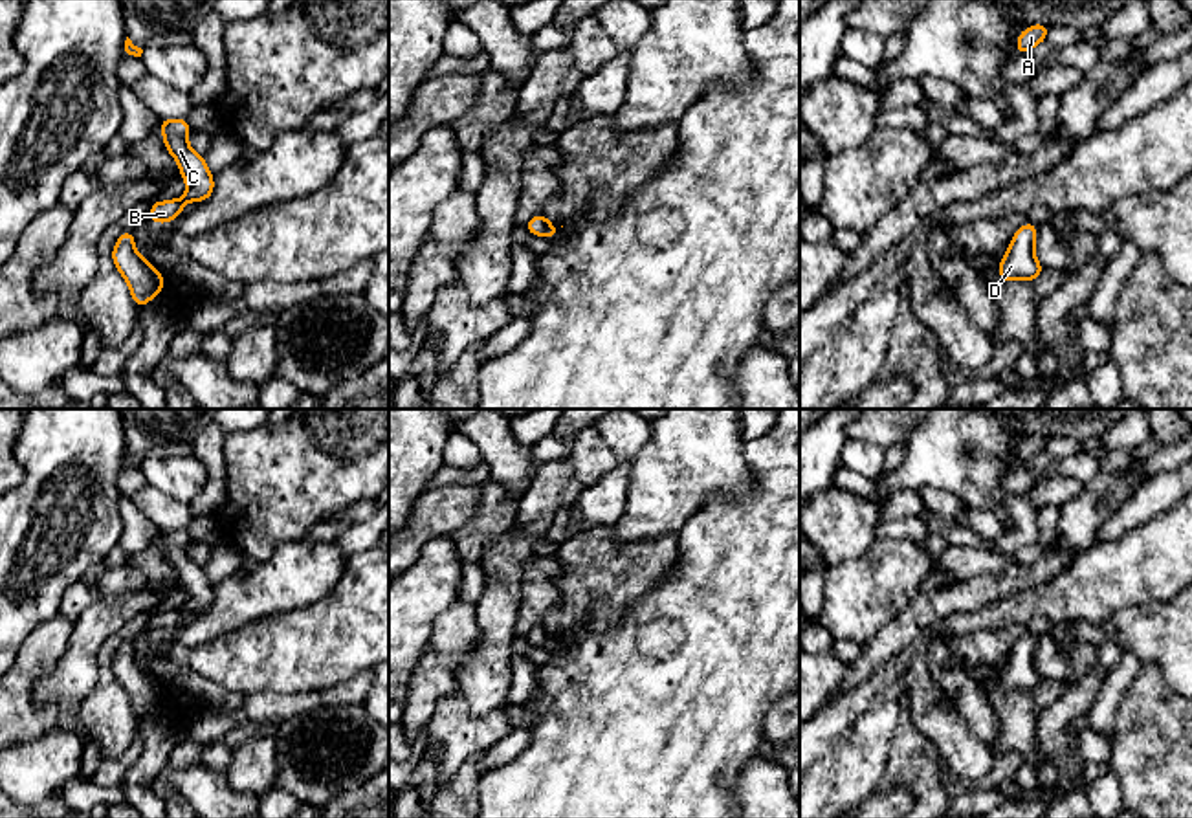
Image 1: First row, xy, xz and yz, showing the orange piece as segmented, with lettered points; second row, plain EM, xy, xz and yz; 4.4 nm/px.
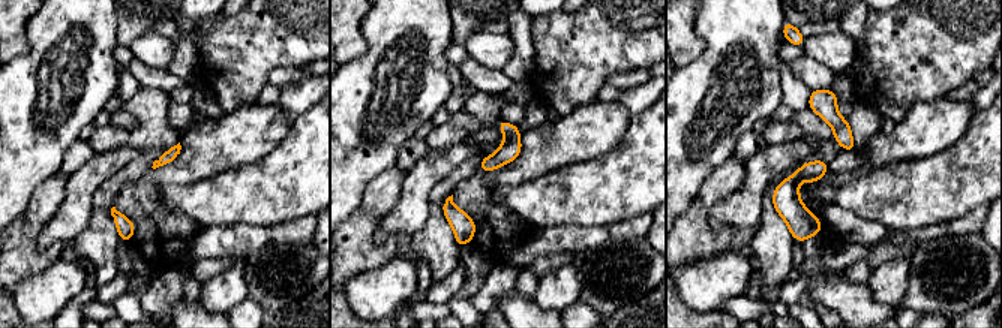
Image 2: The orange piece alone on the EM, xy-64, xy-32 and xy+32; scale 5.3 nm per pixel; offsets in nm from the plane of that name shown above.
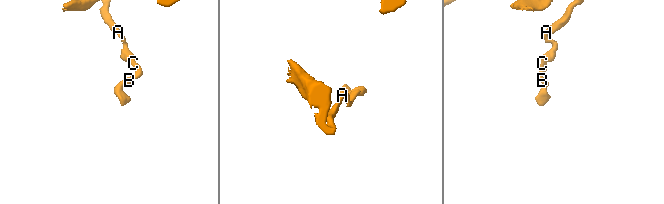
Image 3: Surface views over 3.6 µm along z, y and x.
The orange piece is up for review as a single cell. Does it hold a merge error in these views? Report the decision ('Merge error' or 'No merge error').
No merge error

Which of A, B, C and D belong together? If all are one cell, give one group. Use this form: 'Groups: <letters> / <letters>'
Groups: A B C D

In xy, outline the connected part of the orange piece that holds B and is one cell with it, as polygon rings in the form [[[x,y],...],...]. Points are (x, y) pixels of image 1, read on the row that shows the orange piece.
[[[185,117],[160,119],[160,128],[165,149],[178,161],[180,174],[187,182],[187,193],[182,198],[150,202],[150,222],[165,224],[176,220],[187,202],[205,202],[215,191],[215,178],[204,156],[194,152],[187,143],[191,127]]]

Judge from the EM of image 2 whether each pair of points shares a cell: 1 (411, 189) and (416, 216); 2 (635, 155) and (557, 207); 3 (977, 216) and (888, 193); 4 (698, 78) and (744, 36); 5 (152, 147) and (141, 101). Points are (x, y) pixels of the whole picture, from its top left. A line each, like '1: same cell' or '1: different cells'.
1: same cell
2: same cell
3: different cells
4: same cell
5: same cell

